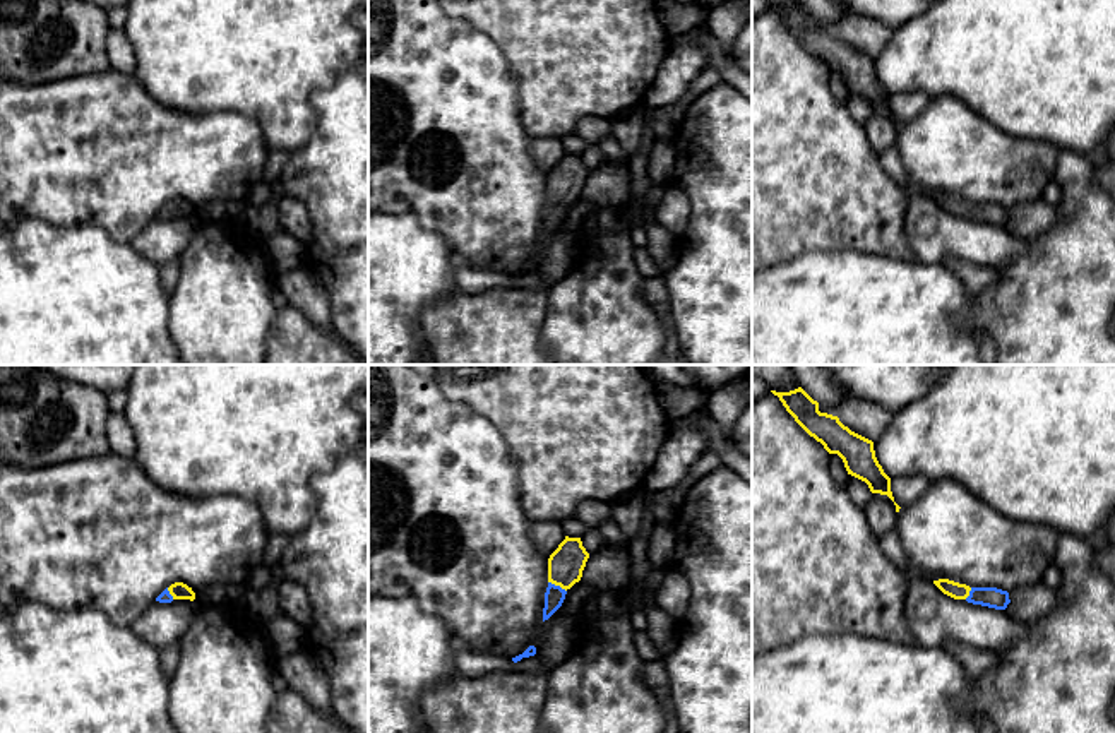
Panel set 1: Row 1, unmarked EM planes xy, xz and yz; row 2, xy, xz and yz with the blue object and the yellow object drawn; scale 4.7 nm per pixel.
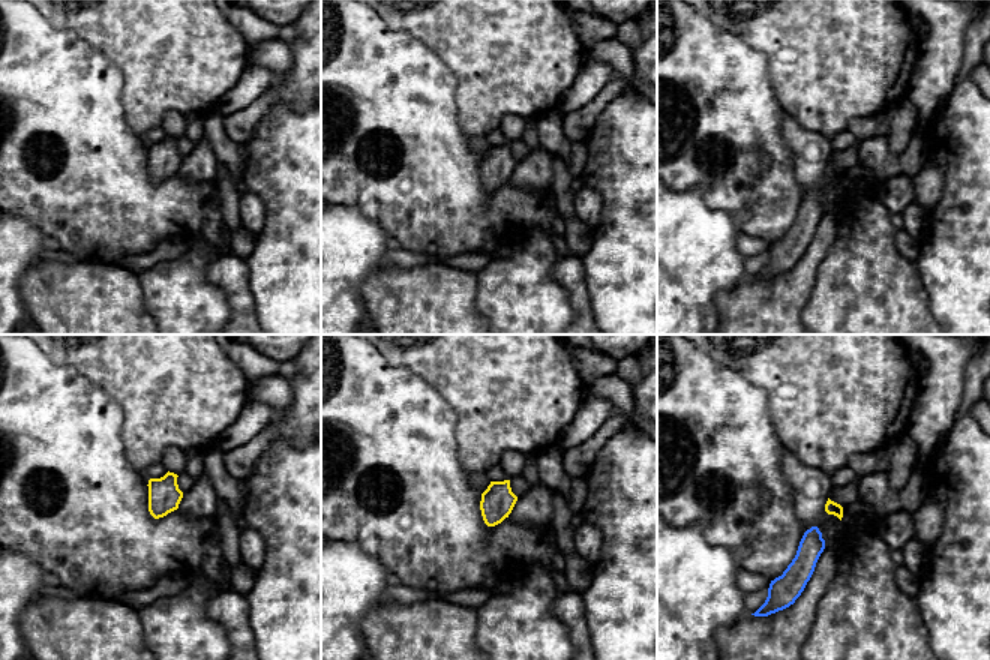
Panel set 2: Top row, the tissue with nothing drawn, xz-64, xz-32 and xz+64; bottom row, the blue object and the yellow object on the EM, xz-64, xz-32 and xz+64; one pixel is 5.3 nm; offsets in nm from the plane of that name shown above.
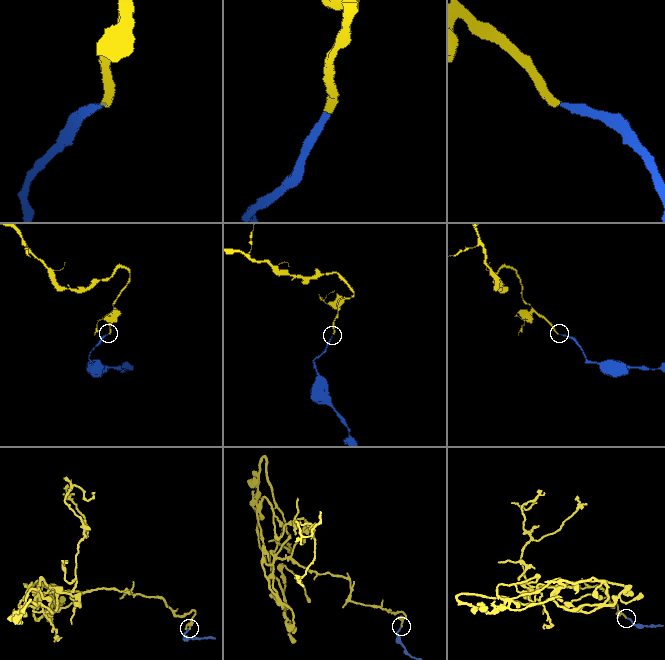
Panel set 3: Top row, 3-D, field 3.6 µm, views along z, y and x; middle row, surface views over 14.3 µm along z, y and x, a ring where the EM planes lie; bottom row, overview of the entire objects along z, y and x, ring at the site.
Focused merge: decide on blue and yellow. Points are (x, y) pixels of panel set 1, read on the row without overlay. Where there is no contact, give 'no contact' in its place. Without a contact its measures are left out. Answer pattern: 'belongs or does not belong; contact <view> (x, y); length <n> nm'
belongs; contact xz (557, 202); length 100 nm

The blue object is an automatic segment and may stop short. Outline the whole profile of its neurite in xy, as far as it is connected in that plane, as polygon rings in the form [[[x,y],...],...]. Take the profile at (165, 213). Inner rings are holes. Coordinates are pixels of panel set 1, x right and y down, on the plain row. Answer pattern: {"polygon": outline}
{"polygon": [[[175,199],[170,204],[166,204],[158,214],[156,218],[159,219],[171,219],[173,216],[195,216],[195,209],[192,207],[192,204],[188,204],[183,199]]]}

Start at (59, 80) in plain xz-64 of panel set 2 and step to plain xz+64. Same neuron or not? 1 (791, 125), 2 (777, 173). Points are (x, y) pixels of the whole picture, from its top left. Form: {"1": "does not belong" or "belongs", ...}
{"1": "does not belong", "2": "belongs"}

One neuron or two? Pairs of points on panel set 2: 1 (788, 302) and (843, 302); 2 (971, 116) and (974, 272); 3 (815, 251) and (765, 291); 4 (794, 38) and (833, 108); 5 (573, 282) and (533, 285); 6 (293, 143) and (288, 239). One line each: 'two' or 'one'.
1: two
2: one
3: one
4: one
5: two
6: one

